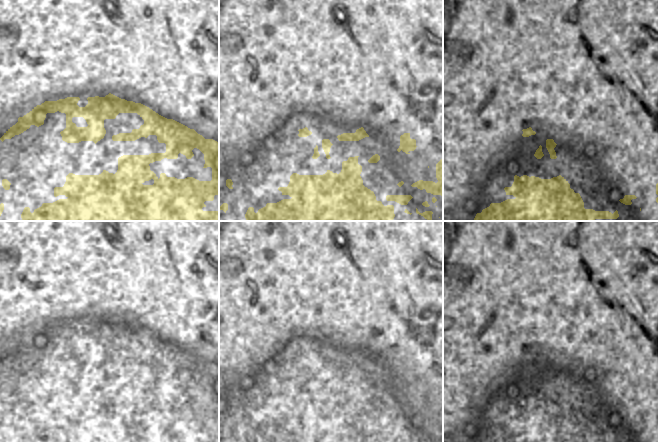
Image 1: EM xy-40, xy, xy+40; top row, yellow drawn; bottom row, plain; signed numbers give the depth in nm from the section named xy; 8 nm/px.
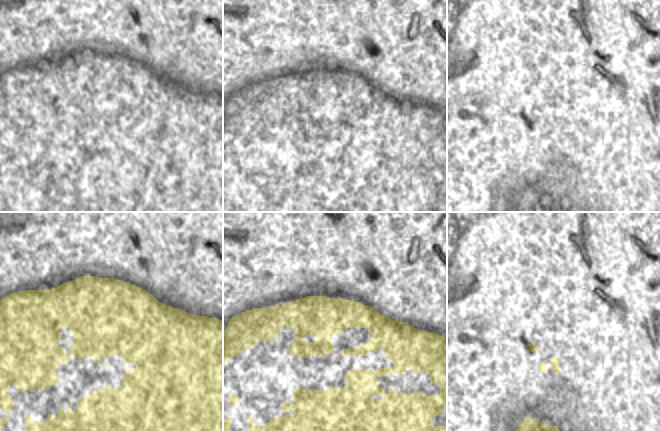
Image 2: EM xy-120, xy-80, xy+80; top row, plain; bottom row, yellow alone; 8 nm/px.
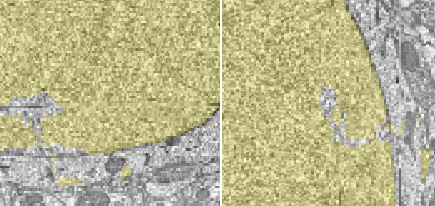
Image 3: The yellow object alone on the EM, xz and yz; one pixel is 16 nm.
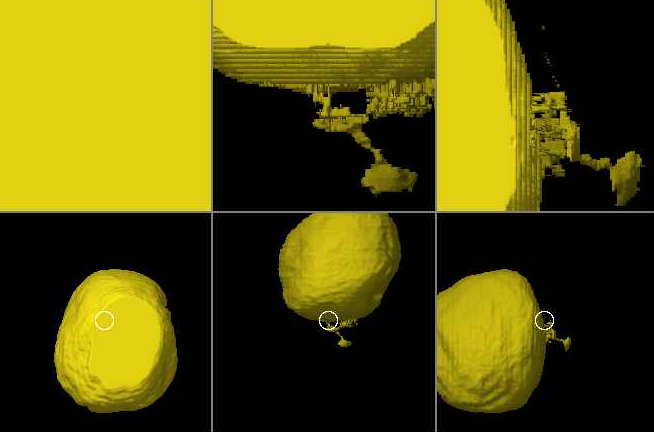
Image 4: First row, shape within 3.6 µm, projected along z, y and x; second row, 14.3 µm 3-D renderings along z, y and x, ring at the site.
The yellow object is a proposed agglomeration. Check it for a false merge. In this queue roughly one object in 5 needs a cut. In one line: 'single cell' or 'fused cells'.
single cell

